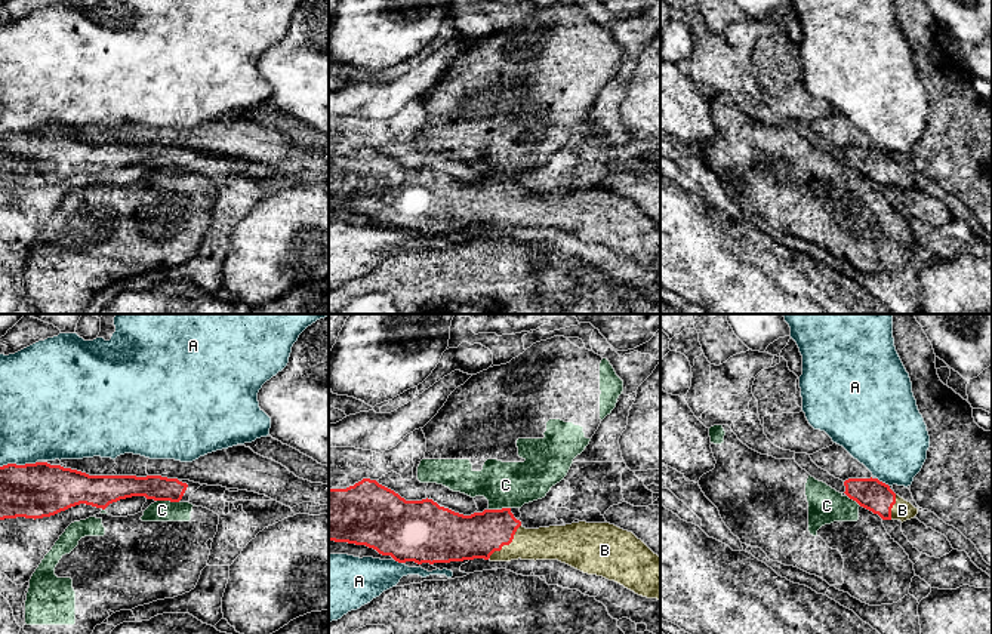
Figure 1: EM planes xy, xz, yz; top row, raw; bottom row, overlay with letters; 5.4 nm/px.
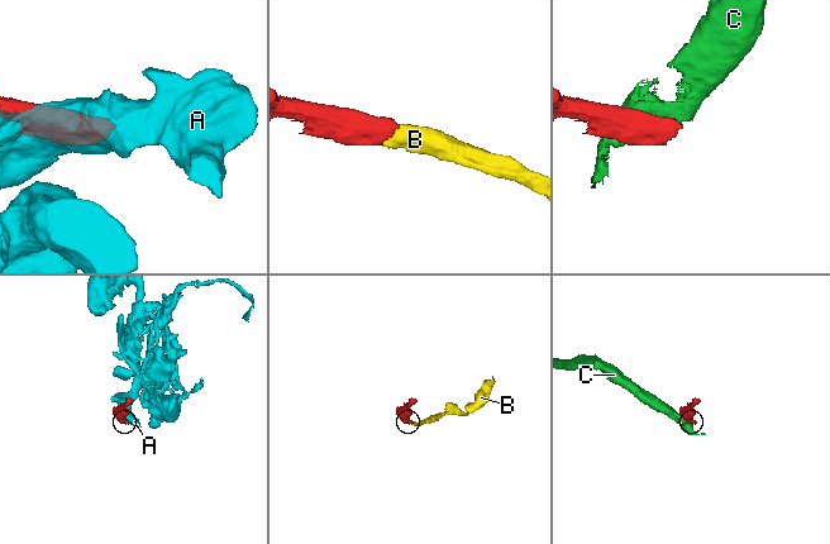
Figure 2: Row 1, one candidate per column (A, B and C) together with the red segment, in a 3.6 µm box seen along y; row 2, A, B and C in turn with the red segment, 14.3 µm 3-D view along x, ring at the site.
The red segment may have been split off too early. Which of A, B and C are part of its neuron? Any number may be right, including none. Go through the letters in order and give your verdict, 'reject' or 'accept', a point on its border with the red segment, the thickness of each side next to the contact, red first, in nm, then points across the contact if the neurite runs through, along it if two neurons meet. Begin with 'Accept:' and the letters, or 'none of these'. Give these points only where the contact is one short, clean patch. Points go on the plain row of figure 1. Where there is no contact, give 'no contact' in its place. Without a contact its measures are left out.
Accept: B
A: reject; contact yz (881, 150); calibres 170 and 400 nm
B: accept; contact xz (507, 212); calibres 240 and 180 nm; way xz (478, 203), (496, 203), (507, 212), (553, 211)
C: reject; contact xy (168, 168); calibres 140 and 110 nm; border xy (157, 168), (178, 171)

